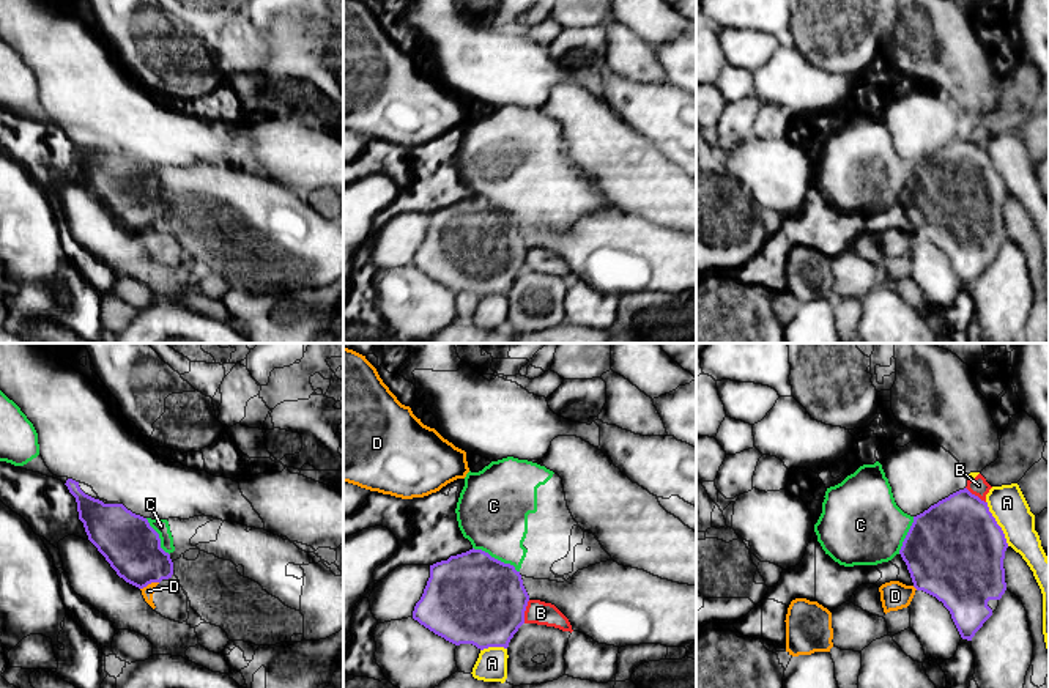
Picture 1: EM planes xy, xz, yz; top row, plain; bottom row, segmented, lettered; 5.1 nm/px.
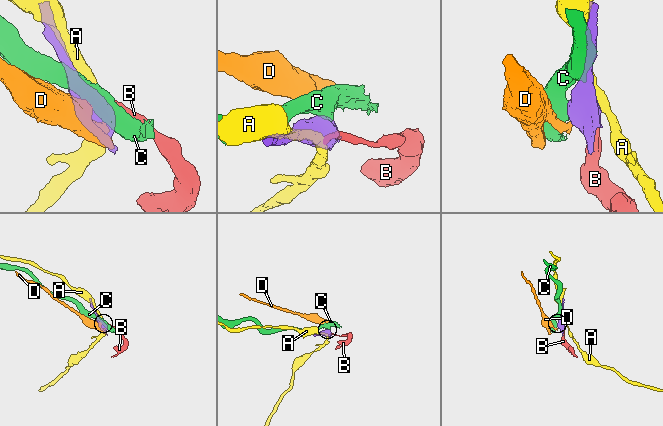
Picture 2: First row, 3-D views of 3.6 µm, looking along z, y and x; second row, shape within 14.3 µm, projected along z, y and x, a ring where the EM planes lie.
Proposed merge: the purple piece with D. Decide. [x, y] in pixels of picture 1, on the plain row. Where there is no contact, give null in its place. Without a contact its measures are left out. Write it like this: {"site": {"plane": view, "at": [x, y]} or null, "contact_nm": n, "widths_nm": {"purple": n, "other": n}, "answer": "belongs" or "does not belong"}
{"site": {"plane": "xy", "at": [148, 230]}, "contact_nm": 100, "widths_nm": {"purple": 280, "other": 60}, "answer": "does not belong"}

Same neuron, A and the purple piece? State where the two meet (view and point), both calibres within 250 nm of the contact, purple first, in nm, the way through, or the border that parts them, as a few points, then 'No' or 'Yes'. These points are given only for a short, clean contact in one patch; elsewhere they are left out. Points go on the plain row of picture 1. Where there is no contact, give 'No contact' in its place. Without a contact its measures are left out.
Touches purple at yz (996, 170). Thickness 500 nm (purple) against 190 nm. No

